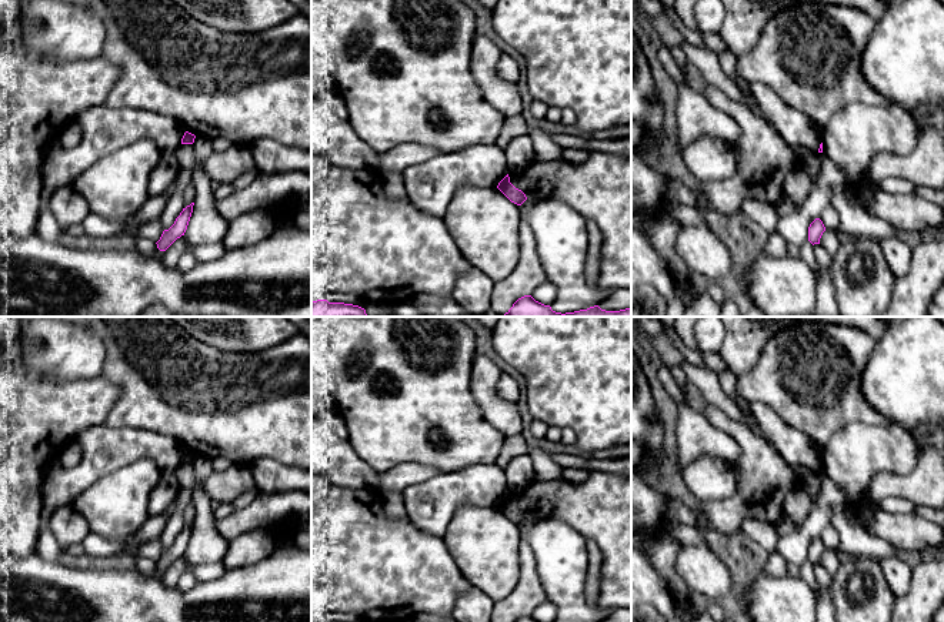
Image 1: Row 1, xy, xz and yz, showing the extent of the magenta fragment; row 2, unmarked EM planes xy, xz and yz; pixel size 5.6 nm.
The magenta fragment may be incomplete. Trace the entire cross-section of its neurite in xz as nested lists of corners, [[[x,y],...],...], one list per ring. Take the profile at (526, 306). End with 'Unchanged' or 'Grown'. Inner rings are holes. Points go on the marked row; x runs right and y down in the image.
[[[524,295],[500,317],[631,317],[631,307],[620,311],[606,311],[594,305],[587,310],[561,314],[553,311],[550,305],[536,301],[531,295]]]. Unchanged

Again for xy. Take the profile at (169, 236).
[[[194,203],[183,208],[174,224],[163,231],[160,240],[156,243],[160,251],[166,251],[177,238],[184,235],[193,213],[193,205]]]. Unchanged

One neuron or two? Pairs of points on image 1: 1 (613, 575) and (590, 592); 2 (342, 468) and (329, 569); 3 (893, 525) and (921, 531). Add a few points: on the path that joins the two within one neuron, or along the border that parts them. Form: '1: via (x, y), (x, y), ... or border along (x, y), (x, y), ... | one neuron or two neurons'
1: border along (601, 554), (596, 607) | two neurons
2: border along (326, 477), (336, 484), (347, 487), (373, 488) | two neurons
3: via (900, 531), (914, 531) | one neuron

